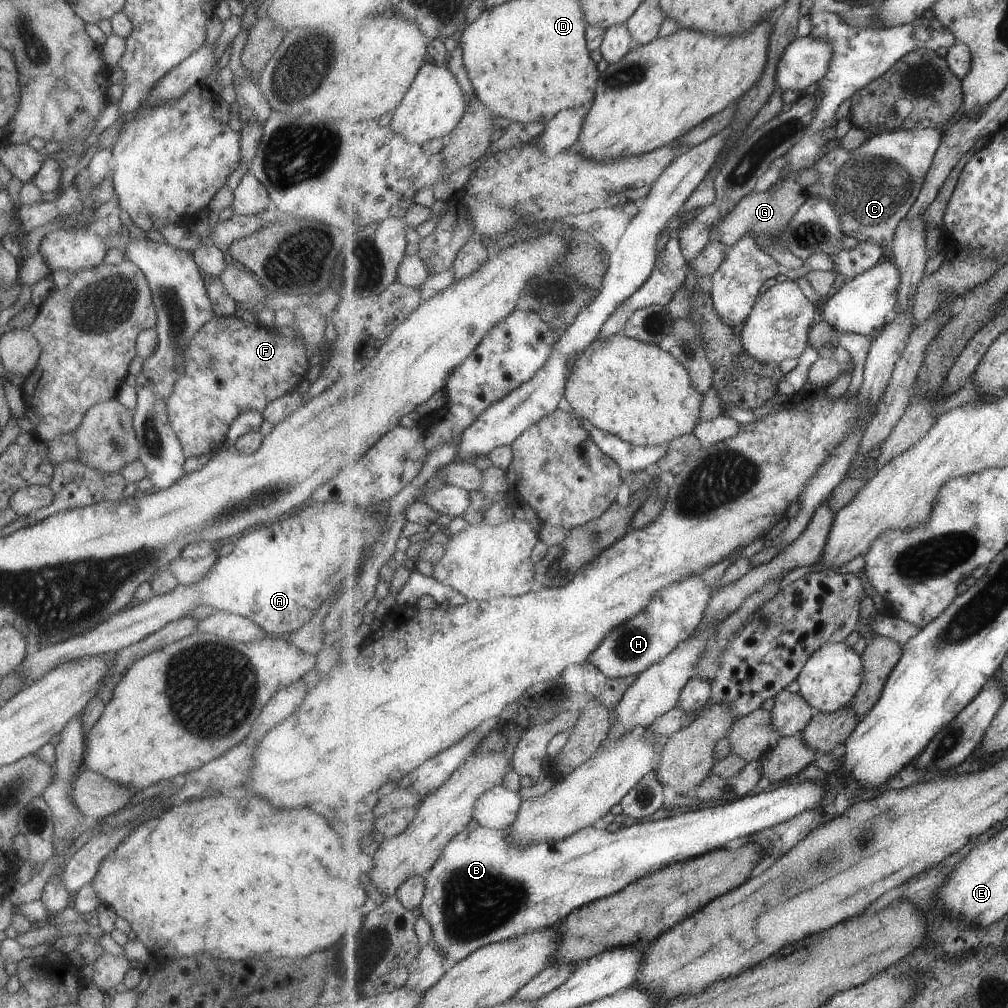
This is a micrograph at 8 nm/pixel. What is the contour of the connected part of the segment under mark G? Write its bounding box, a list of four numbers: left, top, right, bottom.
[712,172,810,269]

